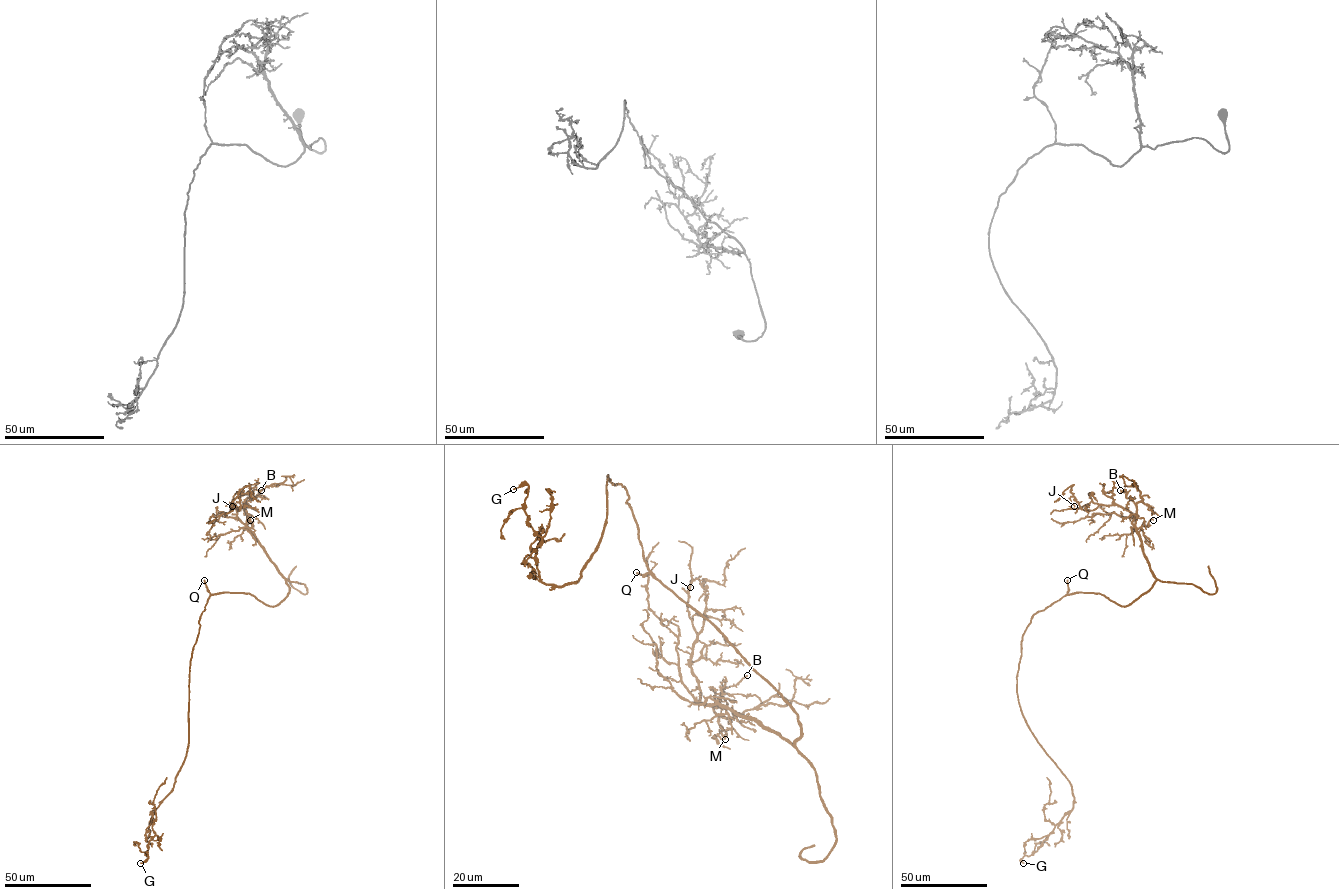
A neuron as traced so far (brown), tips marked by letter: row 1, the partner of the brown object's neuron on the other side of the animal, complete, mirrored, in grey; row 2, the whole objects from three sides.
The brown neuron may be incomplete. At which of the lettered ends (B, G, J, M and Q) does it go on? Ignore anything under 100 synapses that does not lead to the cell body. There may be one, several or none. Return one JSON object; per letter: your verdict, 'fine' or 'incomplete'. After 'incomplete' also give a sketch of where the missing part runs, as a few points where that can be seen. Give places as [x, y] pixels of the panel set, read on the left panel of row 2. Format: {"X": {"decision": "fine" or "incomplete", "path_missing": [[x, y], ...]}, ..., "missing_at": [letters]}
{"B": {"decision": "fine"}, "G": {"decision": "fine"}, "J": {"decision": "fine"}, "M": {"decision": "fine"}, "Q": {"decision": "incomplete", "path_missing": [[204, 580], [197, 551], [204, 531], [205, 516], [223, 497], [239, 490], [247, 480]]}, "missing_at": ["Q"]}

